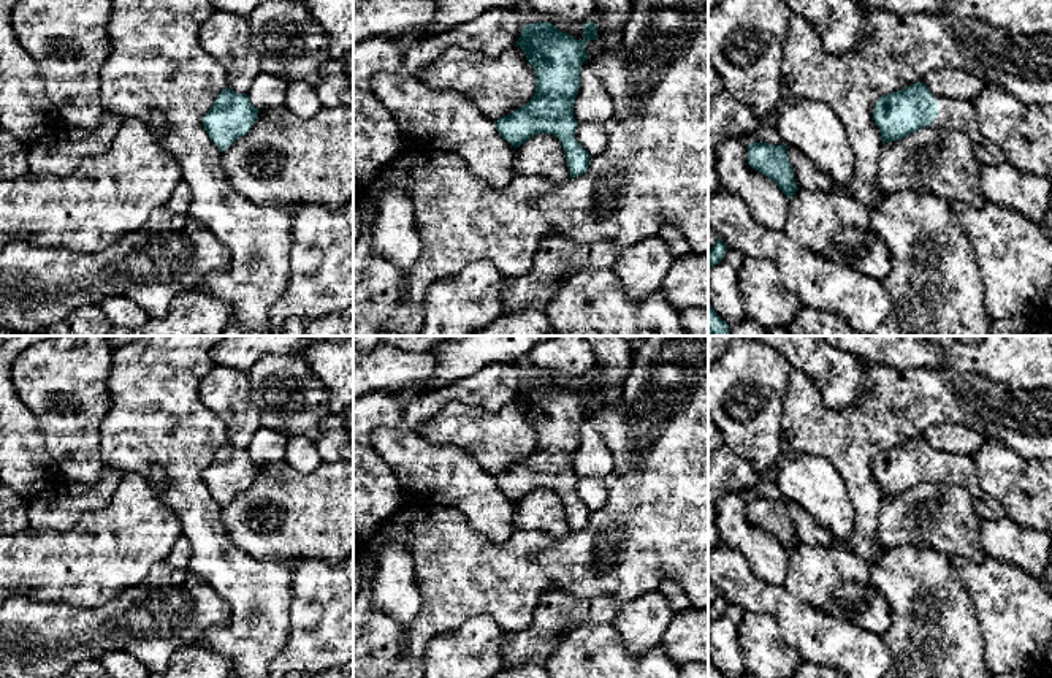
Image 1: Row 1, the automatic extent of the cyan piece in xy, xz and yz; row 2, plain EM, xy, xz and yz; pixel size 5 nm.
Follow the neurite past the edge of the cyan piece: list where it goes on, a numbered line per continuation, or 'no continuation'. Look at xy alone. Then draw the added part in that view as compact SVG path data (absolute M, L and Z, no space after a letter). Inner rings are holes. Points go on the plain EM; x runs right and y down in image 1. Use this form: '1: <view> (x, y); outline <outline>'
no continuation

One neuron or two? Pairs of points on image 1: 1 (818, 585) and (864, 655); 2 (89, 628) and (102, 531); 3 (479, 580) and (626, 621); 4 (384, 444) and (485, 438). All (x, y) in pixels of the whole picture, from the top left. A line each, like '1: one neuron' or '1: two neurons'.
1: two neurons
2: two neurons
3: two neurons
4: two neurons

